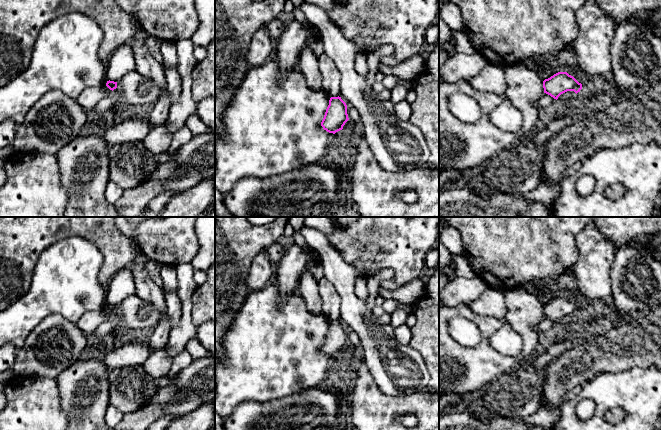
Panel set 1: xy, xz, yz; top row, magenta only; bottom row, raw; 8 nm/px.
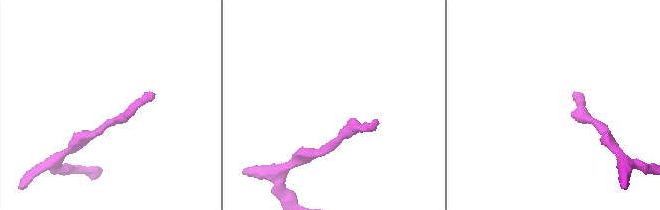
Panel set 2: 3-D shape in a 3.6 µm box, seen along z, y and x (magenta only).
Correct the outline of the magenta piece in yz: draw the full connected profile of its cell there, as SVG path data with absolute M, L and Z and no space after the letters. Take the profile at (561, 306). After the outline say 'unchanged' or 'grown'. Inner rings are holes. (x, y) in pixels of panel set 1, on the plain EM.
M558 296L543 305L543 312L544 317L557 324L567 315L574 315L577 318L582 313L582 308L567 296Z; unchanged

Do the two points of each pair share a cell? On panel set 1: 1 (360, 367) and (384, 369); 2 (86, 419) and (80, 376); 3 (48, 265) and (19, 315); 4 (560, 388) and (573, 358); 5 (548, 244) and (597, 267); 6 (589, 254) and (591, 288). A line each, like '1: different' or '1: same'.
1: different
2: same
3: same
4: same
5: different
6: same

